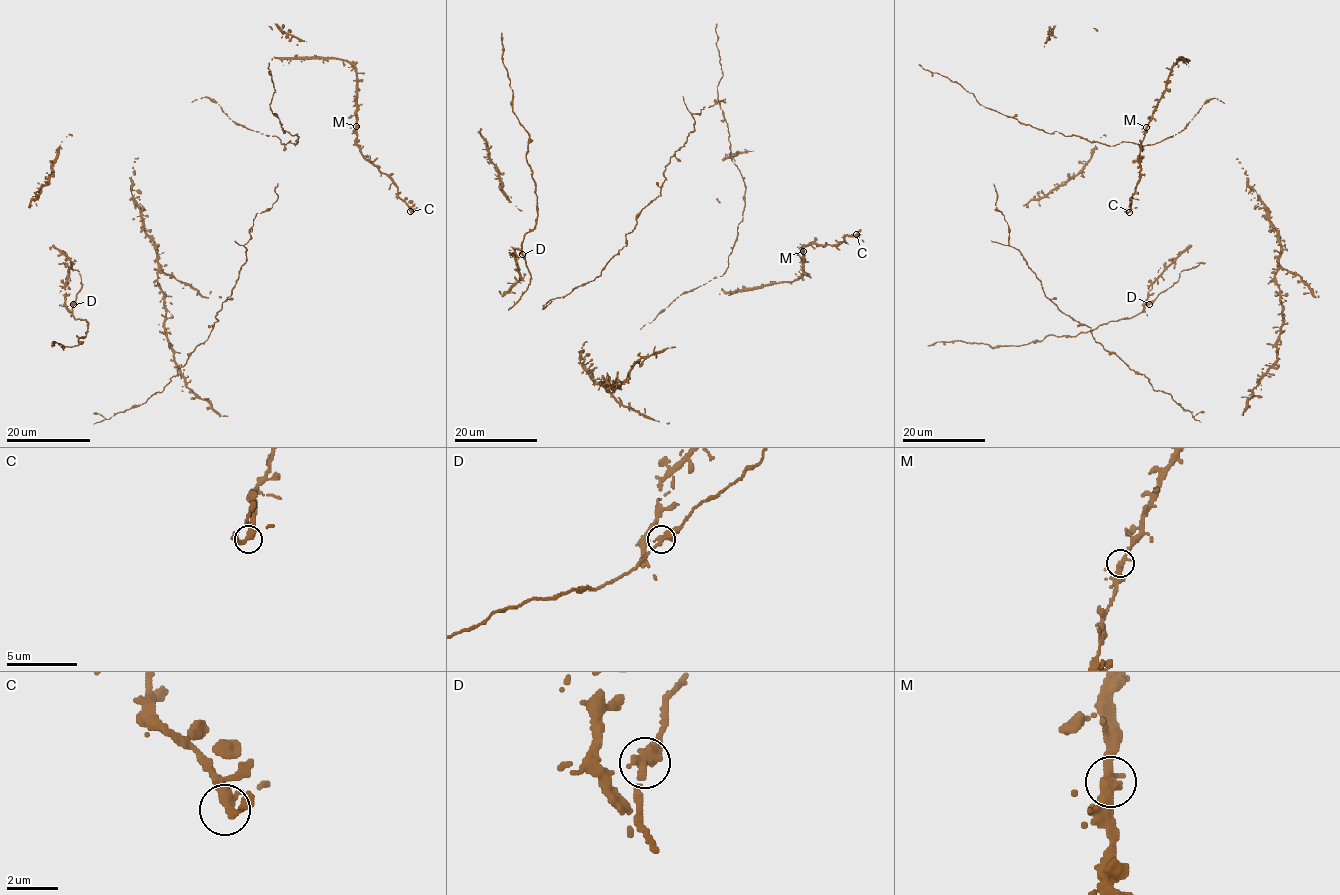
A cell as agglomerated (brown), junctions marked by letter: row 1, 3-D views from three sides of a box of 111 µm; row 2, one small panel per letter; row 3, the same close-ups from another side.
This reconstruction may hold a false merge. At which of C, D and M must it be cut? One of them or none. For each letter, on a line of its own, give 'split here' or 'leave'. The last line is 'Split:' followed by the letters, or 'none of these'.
C: leave
D: split here
M: leave
Split: D

